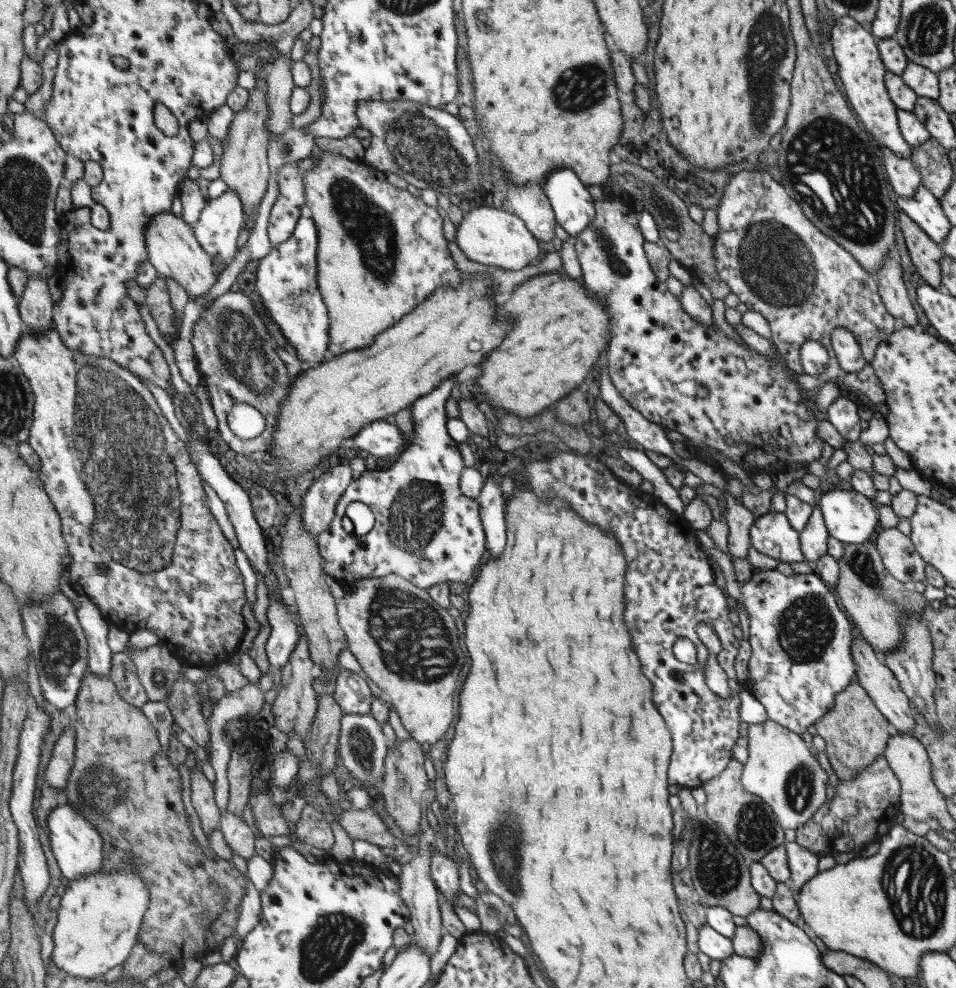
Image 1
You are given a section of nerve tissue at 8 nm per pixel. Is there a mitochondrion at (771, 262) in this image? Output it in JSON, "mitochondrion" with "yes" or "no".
{"mitochondrion":"yes"}

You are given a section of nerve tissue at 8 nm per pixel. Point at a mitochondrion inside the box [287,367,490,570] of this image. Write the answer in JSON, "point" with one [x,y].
{"point":[415,516]}

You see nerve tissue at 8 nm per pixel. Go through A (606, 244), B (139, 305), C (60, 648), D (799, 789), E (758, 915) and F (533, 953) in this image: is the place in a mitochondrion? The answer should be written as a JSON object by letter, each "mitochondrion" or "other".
{"A":"mitochondrion","B":"other","C":"mitochondrion","D":"mitochondrion","E":"other","F":"other"}

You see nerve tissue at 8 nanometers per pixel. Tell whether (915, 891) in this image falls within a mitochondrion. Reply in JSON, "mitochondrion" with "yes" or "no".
{"mitochondrion":"yes"}

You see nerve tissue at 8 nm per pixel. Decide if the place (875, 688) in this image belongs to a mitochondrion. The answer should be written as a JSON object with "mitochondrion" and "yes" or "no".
{"mitochondrion":"no"}

